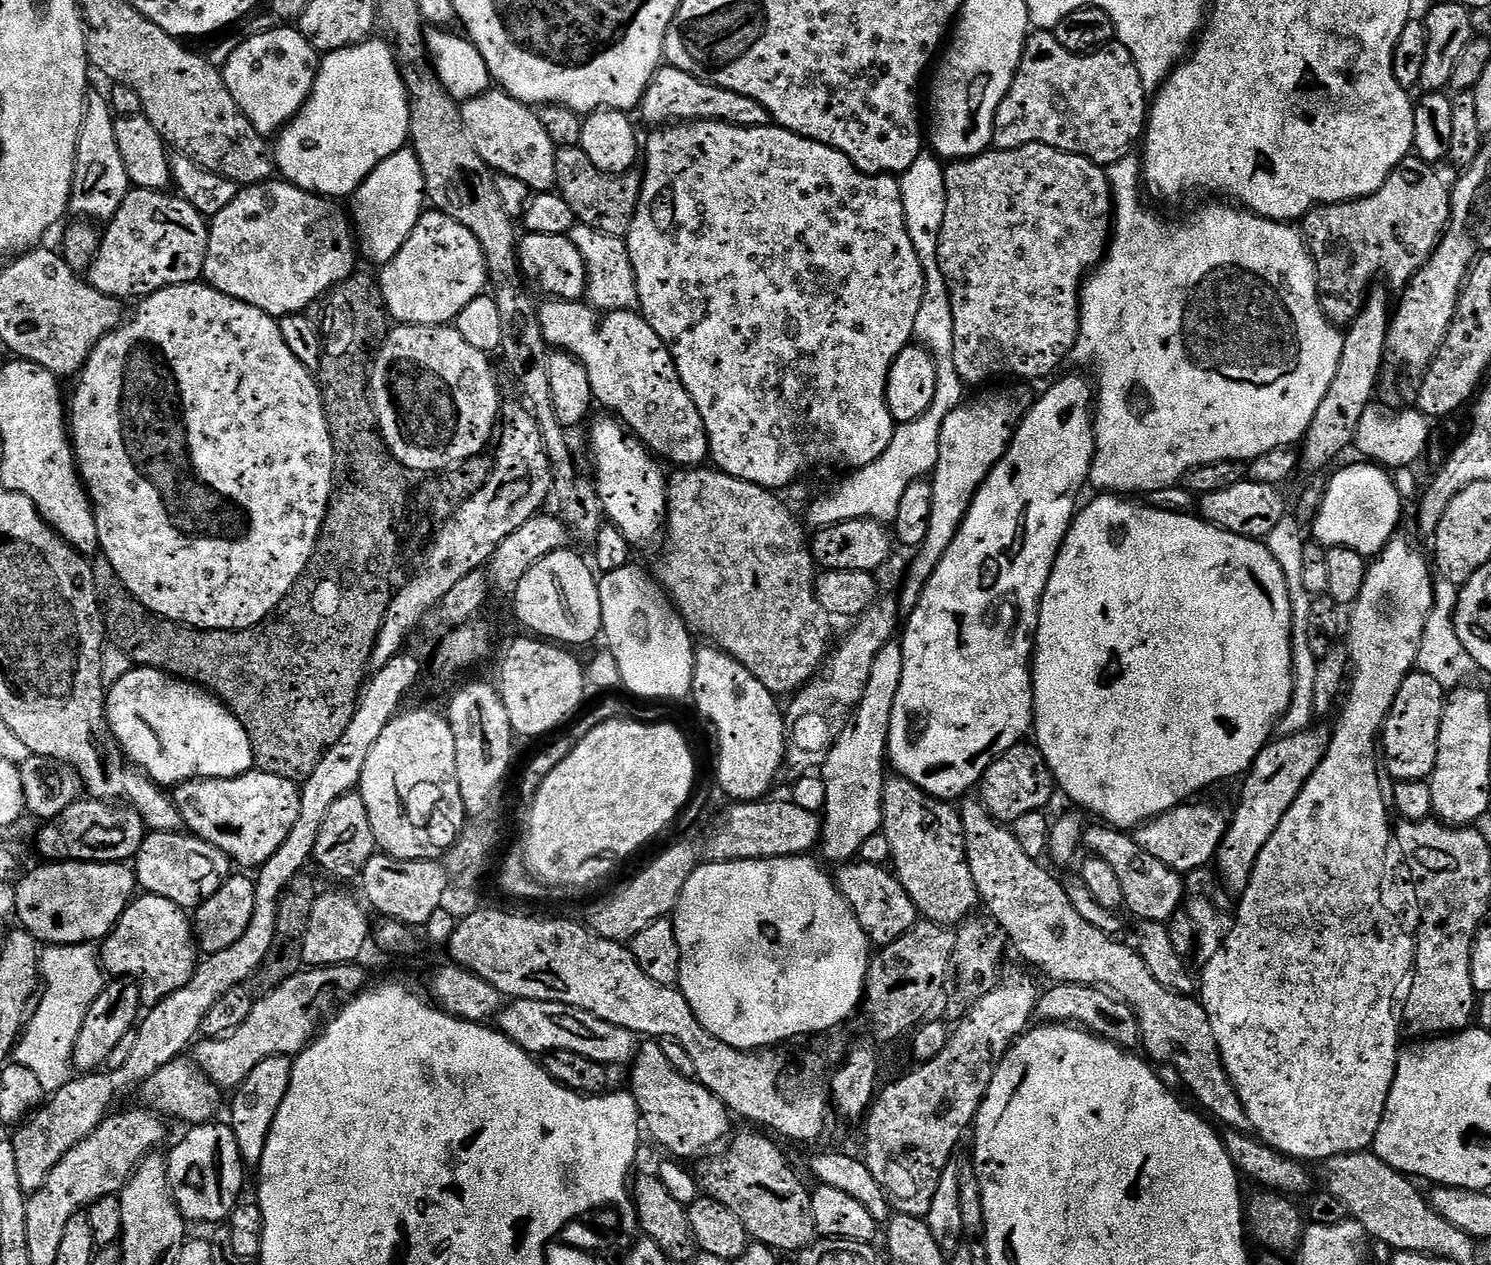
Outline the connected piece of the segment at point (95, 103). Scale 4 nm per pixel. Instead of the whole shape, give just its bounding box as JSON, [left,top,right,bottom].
[70,91,130,222]

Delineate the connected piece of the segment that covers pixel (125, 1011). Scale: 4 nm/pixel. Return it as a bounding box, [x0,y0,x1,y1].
[72,978,142,1074]

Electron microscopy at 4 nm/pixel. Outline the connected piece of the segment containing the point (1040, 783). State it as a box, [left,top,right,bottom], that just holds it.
[978,742,1054,826]

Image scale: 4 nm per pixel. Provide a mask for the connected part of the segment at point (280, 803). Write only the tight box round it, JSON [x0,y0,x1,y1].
[174,770,300,870]

